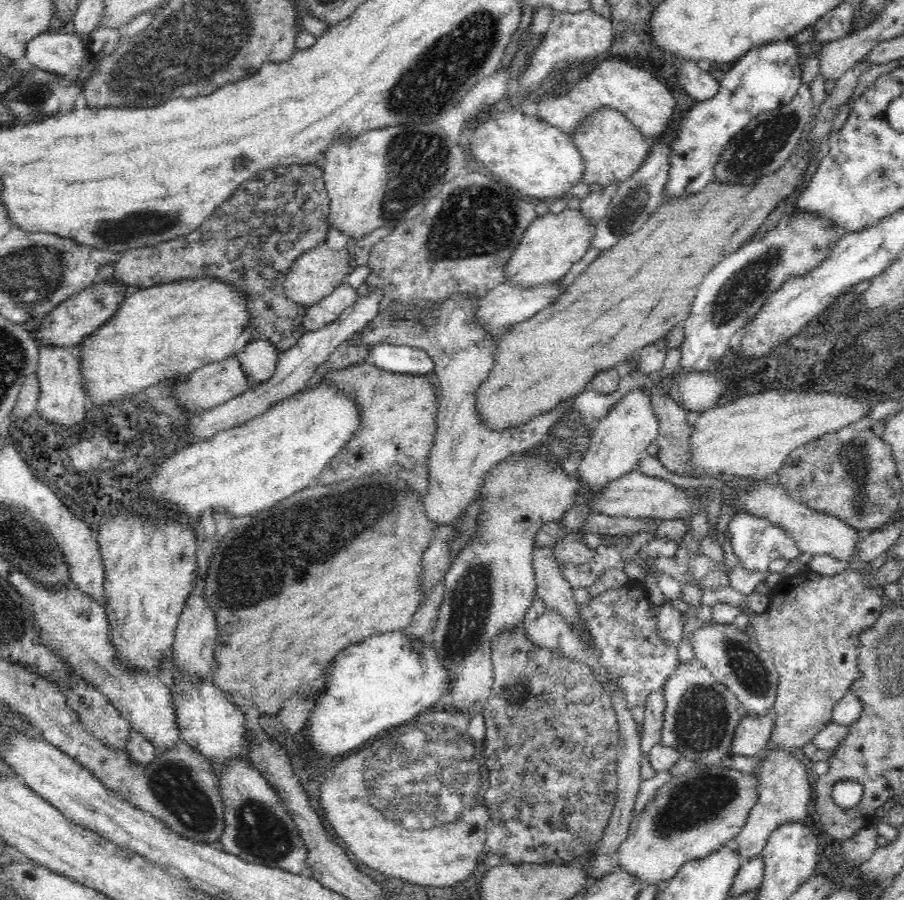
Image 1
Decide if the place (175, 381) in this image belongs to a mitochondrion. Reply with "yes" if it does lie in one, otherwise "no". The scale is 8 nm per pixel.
no

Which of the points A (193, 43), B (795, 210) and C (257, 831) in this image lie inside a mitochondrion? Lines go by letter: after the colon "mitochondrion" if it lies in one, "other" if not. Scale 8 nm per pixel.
A: mitochondrion
B: other
C: mitochondrion

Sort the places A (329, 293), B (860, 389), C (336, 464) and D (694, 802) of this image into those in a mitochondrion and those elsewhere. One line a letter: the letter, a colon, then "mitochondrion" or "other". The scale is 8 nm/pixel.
A: other
B: other
C: other
D: mitochondrion

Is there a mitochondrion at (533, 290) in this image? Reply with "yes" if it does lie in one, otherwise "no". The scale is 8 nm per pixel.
no

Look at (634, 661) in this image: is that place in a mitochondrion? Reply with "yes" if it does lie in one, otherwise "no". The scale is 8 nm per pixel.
no

